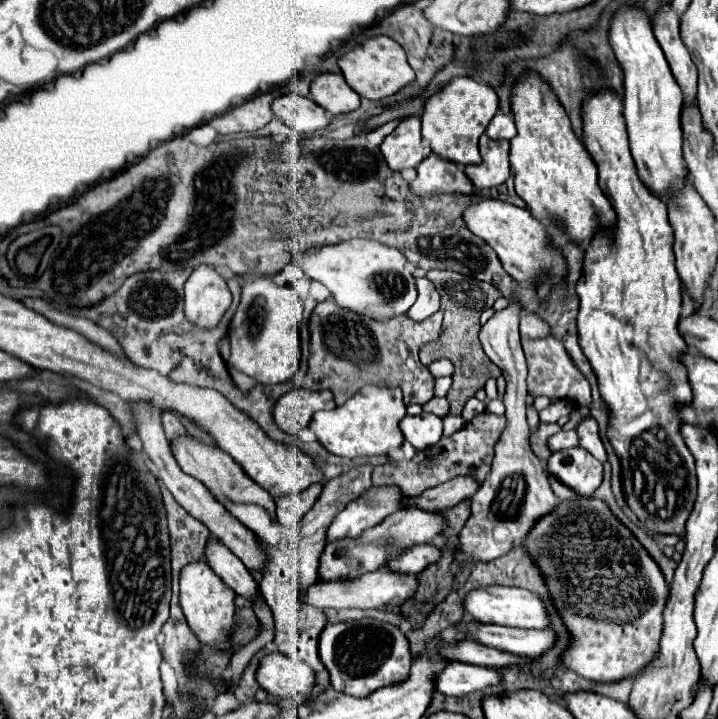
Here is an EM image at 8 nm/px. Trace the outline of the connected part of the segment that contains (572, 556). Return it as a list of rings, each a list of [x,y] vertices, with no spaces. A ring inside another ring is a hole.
[[[578,498],[574,502],[562,502],[554,514],[548,514],[540,518],[540,522],[536,522],[522,546],[526,546],[532,560],[542,570],[548,590],[554,598],[554,606],[568,606],[562,618],[572,634],[572,646],[564,654],[564,664],[570,670],[594,682],[612,682],[634,676],[642,666],[648,666],[648,662],[656,658],[660,630],[664,624],[662,612],[670,588],[654,560],[612,516],[602,500]],[[598,606],[600,610],[604,606],[604,612],[606,606],[616,606],[616,618],[632,618],[632,622],[608,622],[608,618],[604,618],[604,622],[584,622],[584,618],[594,616],[594,610],[598,610]]]

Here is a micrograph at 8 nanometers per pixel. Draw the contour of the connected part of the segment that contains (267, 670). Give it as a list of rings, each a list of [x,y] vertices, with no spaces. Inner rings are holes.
[[[272,652],[260,660],[256,680],[274,698],[306,698],[312,692],[314,672],[300,660],[284,656],[282,652]]]

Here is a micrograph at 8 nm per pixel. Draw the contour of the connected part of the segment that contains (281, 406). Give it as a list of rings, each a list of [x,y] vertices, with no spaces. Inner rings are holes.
[[[304,388],[290,390],[284,394],[274,408],[274,422],[280,430],[288,434],[298,434],[302,428],[308,426],[312,416],[318,410],[332,410],[336,404],[332,400],[332,394],[326,392],[310,392]]]

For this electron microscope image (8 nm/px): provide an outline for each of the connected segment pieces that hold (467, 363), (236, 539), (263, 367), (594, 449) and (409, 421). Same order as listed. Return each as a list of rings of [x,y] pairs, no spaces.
[[[430,270],[426,274],[426,278],[436,286],[436,290],[440,292],[440,310],[444,312],[444,322],[442,322],[442,334],[438,340],[428,342],[422,350],[420,350],[420,362],[422,364],[430,364],[436,358],[448,358],[454,364],[454,374],[452,374],[452,388],[448,390],[448,402],[450,402],[450,414],[460,416],[464,404],[476,394],[476,390],[484,388],[488,378],[498,378],[500,376],[500,368],[484,354],[480,340],[478,340],[478,332],[480,332],[480,314],[488,304],[494,304],[502,294],[496,286],[476,280],[476,278],[468,278],[456,272],[448,272],[448,270]]]
[[[134,402],[132,404],[134,408],[134,416],[138,420],[138,436],[142,440],[142,446],[144,446],[144,452],[148,454],[150,462],[152,462],[152,468],[154,468],[154,474],[164,482],[164,486],[172,492],[174,500],[190,514],[194,516],[196,520],[204,522],[208,526],[208,530],[212,532],[214,538],[218,538],[232,554],[236,554],[244,566],[248,570],[256,570],[260,574],[264,574],[264,566],[268,562],[268,554],[262,550],[262,546],[256,542],[256,536],[252,536],[252,530],[248,530],[238,518],[234,518],[232,514],[228,514],[228,510],[216,502],[216,498],[212,498],[212,494],[208,492],[208,488],[200,482],[196,482],[192,476],[184,474],[170,450],[170,444],[168,440],[164,438],[164,430],[162,430],[162,424],[160,424],[160,412],[154,408],[154,406],[148,406],[144,402]]]
[[[268,276],[254,278],[250,284],[248,282],[242,284],[242,298],[230,328],[230,348],[232,348],[230,364],[234,364],[234,368],[248,374],[258,384],[288,382],[296,374],[300,362],[300,348],[296,334],[296,326],[300,320],[302,320],[302,302],[298,300],[292,286],[276,286]]]
[[[586,416],[578,422],[576,426],[576,432],[578,432],[578,442],[582,448],[586,448],[594,458],[598,458],[600,462],[606,462],[606,450],[604,450],[604,444],[598,436],[598,424],[594,418]]]
[[[428,412],[418,416],[404,416],[400,420],[400,430],[414,448],[424,450],[442,438],[442,418]]]

